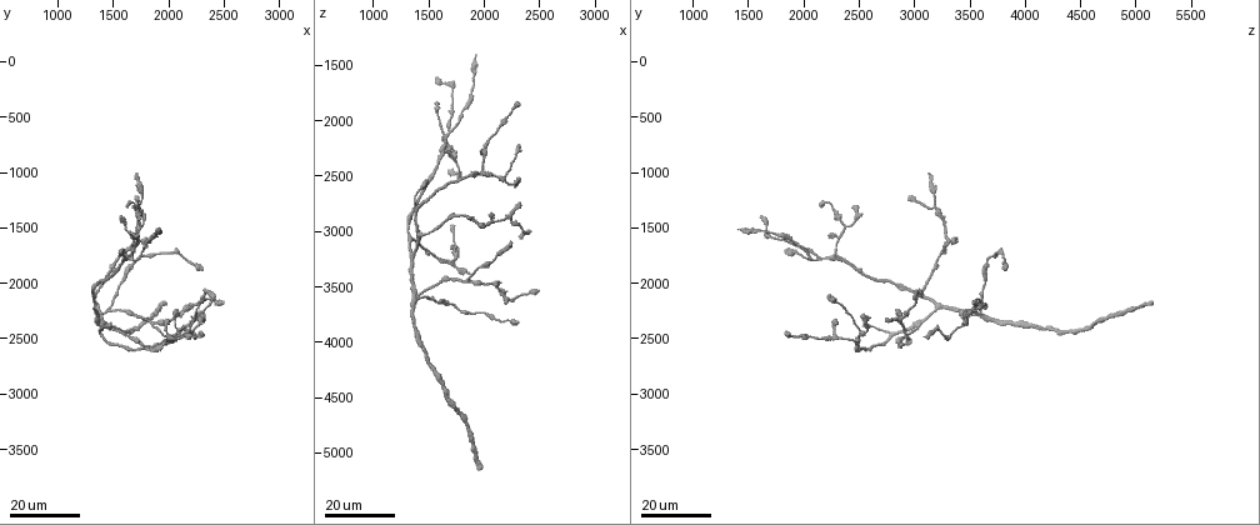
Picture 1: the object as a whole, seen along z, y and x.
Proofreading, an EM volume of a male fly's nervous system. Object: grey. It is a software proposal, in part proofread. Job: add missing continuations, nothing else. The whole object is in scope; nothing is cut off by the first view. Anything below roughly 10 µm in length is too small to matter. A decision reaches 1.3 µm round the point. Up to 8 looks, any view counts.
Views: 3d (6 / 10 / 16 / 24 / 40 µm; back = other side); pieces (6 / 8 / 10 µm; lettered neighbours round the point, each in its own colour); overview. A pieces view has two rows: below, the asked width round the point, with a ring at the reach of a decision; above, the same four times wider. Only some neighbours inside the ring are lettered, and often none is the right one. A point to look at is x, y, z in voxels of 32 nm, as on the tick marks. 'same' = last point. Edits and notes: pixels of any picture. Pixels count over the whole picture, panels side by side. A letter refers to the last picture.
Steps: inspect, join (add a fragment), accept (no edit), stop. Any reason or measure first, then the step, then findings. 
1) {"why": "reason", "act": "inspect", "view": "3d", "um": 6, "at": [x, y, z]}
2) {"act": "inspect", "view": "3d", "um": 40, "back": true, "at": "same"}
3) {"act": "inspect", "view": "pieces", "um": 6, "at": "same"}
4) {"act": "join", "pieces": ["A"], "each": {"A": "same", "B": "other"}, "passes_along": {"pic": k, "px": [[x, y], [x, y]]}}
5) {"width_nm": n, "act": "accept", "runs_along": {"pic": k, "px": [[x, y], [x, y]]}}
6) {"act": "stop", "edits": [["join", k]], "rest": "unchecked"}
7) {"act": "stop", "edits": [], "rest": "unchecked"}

{"why": "free end", "act": "inspect", "view": "3d", "um": 24, "at": [2240, 2460, 3080]}

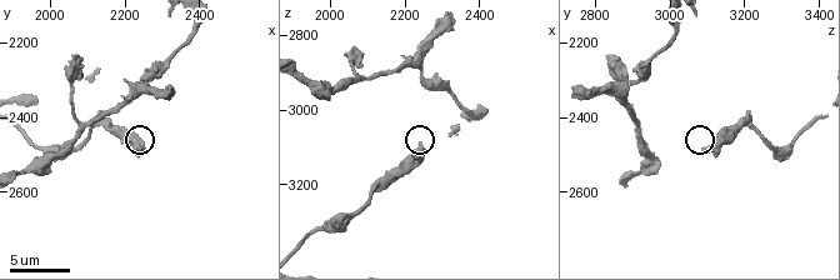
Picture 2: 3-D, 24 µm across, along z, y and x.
{"act": "inspect", "view": "pieces", "um": 8, "at": [2240, 2480, 3100]}

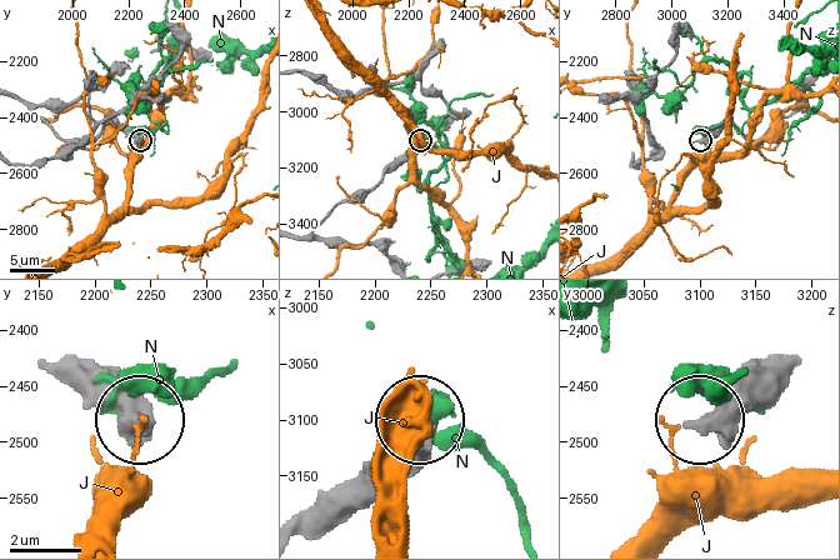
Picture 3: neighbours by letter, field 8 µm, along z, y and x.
{"act": "accept", "each": {"J": "other", "N": "other"}, "runs_along": {"pic": 3, "px": [[763, 364], [703, 415]]}, "found": "no lettered fragment goes on from it"}

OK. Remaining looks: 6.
{"why": "branch stops here", "act": "inspect", "view": "3d", "um": 24, "at": [2320, 2300, 2740]}

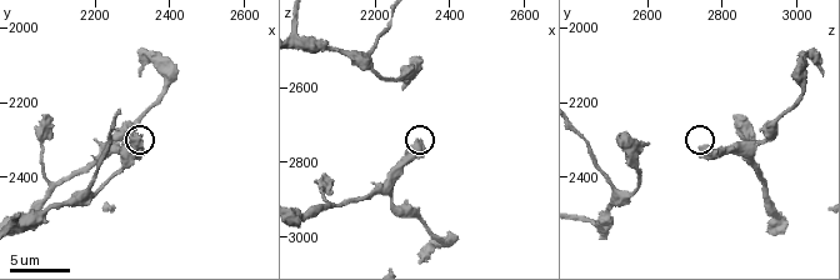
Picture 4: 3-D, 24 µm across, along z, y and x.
{"act": "inspect", "view": "pieces", "um": 10, "at": [2320, 2320, 2740]}

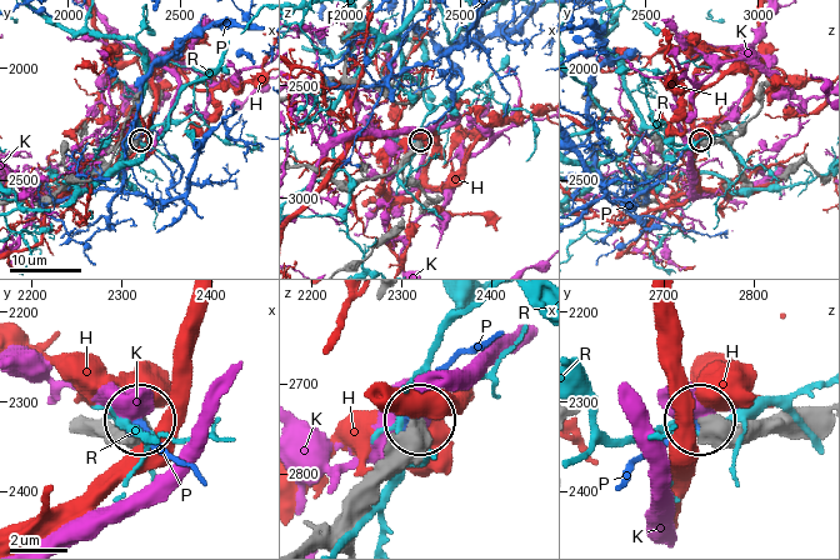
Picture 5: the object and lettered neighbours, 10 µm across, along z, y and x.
{"act": "accept", "each": {"H": "other", "K": "other", "P": "other", "R": "other"}, "runs_along": {"pic": 5, "px": [[771, 430], [701, 425]]}, "found": "none of them fits"}

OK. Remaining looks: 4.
{"why": "tapers out", "act": "inspect", "view": "3d", "um": 10, "at": [2320, 2120, 3070]}

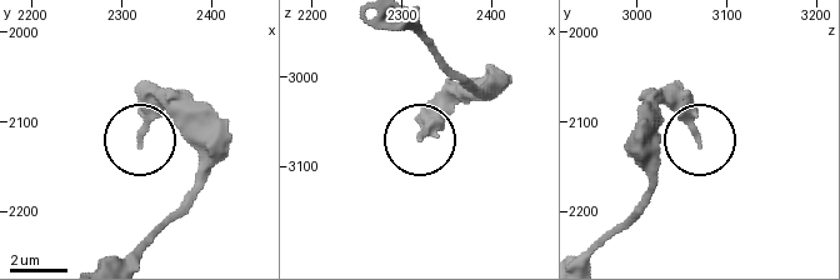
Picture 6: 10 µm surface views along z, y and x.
{"act": "inspect", "view": "pieces", "um": 10, "at": [2315, 2125, 3065]}

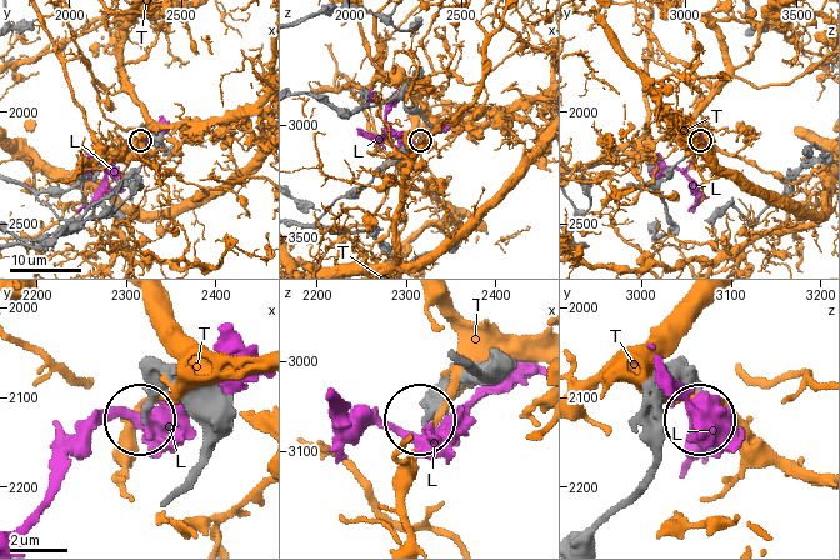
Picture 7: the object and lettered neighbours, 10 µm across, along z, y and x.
{"act": "accept", "each": {"L": "other", "T": "other"}, "found": "none of them fits"}

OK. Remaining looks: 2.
{"why": "long arm stops here", "act": "inspect", "view": "3d", "um": 24, "at": [1700, 1000, 3140]}

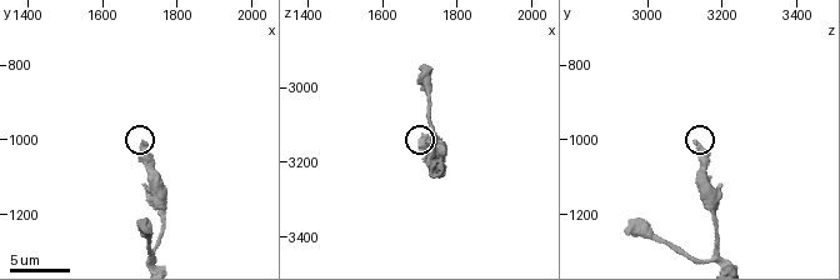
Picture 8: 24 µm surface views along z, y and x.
{"act": "inspect", "view": "pieces", "um": 6, "at": [1710, 1010, 3140]}

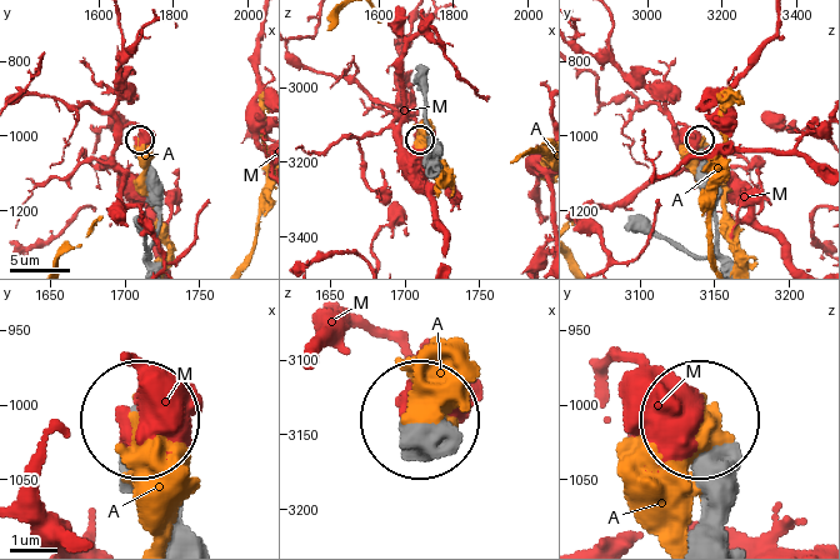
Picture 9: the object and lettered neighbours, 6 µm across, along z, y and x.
{"width_nm": 330, "act": "accept", "each": {"A": "other", "M": "other"}, "runs_along": {"pic": 9, "px": [[724, 530], [724, 483], [699, 426]]}, "found": "no lettered fragment goes on from it"}

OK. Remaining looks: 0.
{"act": "stop", "edits": [], "rest": "unchecked"}

